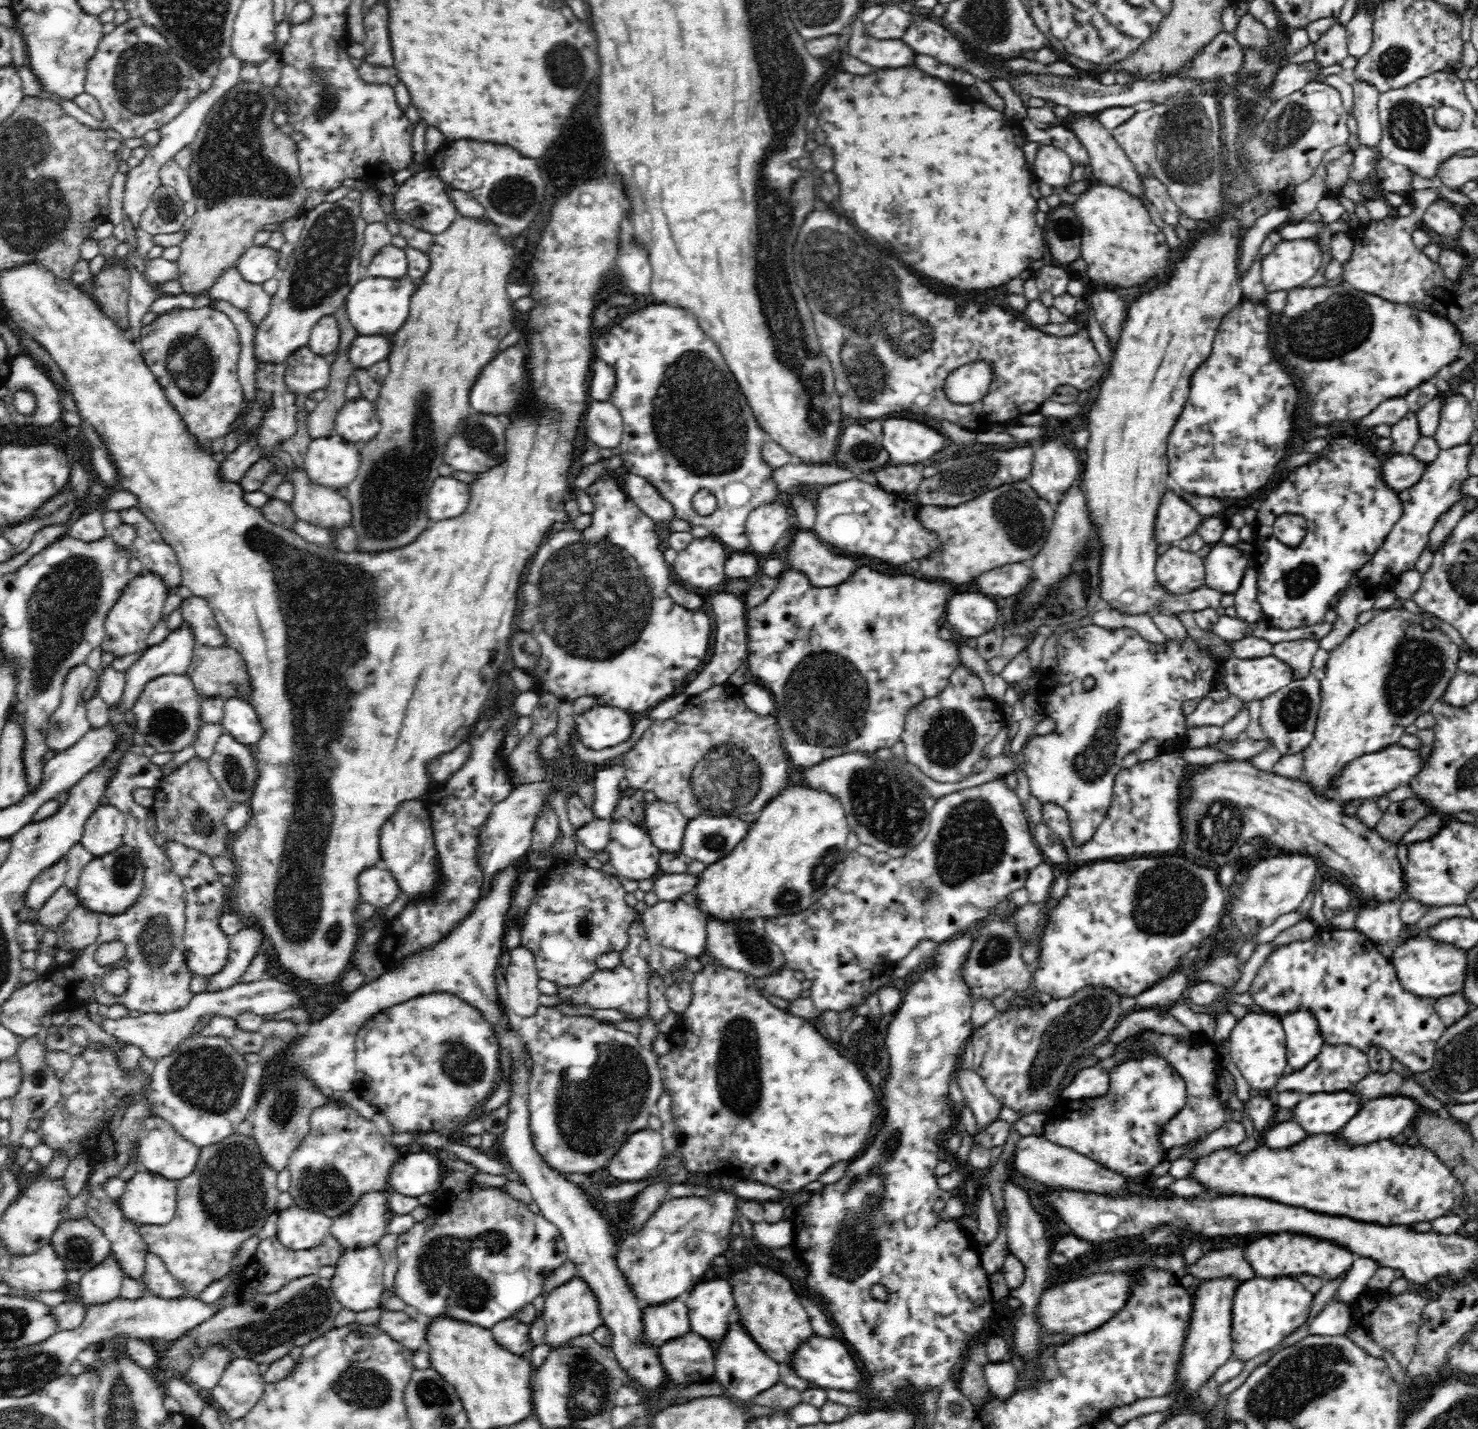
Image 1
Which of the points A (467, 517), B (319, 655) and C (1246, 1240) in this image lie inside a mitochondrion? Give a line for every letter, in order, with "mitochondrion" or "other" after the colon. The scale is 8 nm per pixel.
A: other
B: mitochondrion
C: other

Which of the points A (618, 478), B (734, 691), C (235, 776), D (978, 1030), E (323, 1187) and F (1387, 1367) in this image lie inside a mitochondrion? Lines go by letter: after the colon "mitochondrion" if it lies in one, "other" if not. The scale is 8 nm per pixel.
A: other
B: other
C: mitochondrion
D: other
E: mitochondrion
F: other

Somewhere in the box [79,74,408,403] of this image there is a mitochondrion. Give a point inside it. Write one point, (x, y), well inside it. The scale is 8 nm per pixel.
(231, 164)

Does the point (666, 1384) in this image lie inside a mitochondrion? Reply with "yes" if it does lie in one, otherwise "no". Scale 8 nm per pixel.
no

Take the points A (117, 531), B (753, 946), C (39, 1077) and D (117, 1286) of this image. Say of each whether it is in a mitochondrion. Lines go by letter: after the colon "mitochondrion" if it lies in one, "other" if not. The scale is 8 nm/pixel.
A: other
B: mitochondrion
C: mitochondrion
D: other

